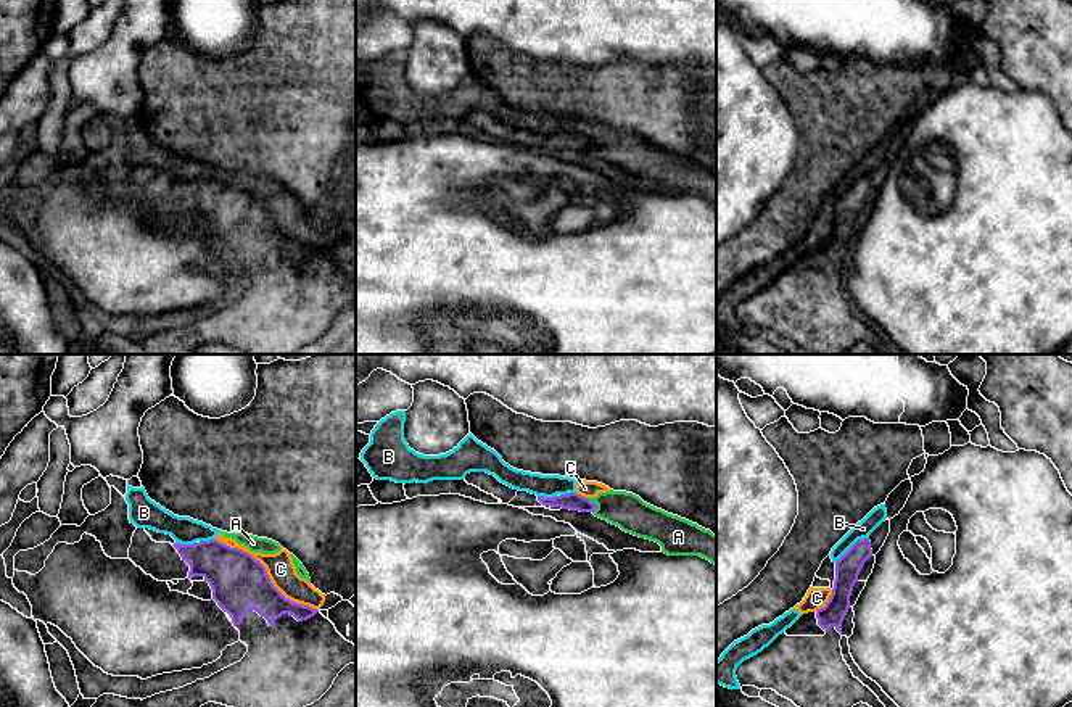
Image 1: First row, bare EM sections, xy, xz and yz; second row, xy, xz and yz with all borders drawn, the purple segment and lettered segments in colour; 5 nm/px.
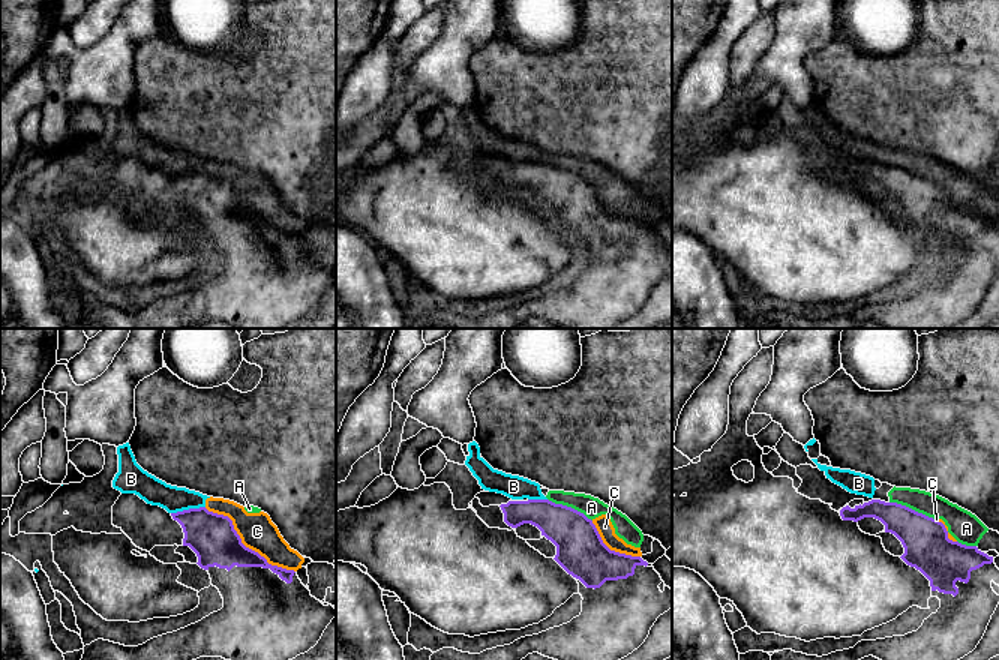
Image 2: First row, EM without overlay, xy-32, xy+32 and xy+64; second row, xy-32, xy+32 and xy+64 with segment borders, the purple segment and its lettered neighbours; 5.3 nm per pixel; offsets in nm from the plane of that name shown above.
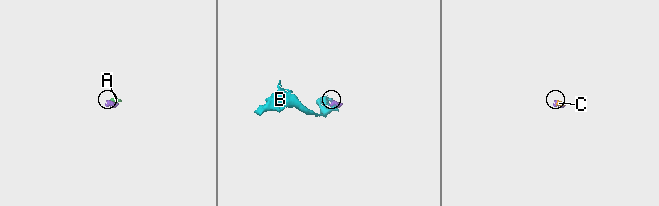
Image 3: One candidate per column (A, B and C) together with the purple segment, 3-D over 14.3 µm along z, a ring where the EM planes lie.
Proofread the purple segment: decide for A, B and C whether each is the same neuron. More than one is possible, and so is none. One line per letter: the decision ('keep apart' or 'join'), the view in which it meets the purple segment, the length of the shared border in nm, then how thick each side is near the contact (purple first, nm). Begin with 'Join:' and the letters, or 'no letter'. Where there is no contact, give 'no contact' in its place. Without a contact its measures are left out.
Join: no letter
A: keep apart | xz | 80 nm | 90/180 nm
B: keep apart | yz | 220 nm | 130/90 nm
C: keep apart | xy | 650 nm | 280/140 nm

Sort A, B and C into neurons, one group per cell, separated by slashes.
A B C

